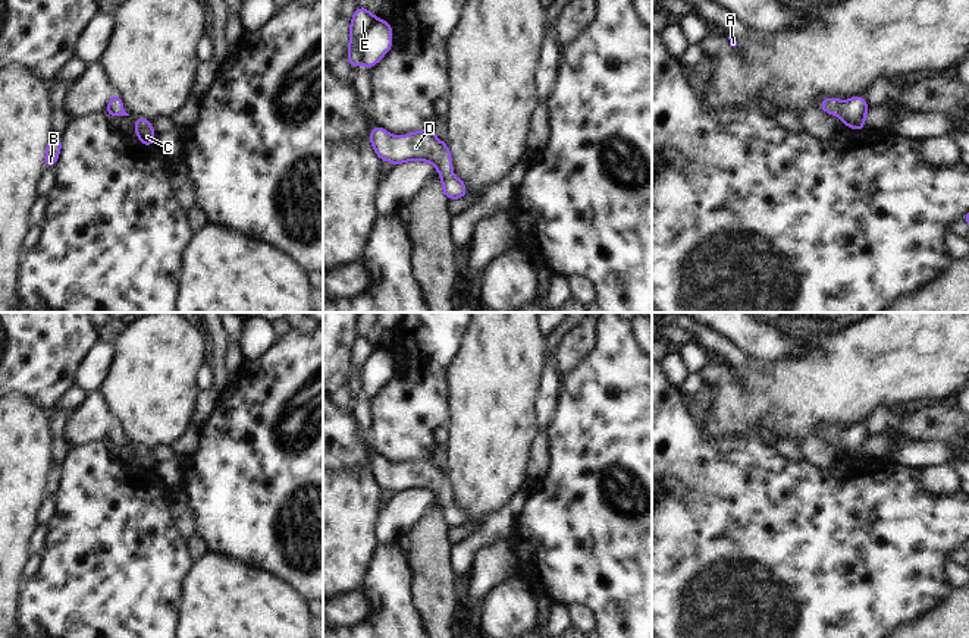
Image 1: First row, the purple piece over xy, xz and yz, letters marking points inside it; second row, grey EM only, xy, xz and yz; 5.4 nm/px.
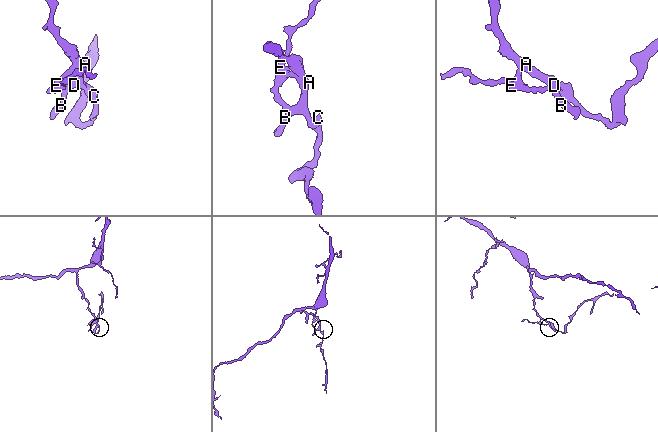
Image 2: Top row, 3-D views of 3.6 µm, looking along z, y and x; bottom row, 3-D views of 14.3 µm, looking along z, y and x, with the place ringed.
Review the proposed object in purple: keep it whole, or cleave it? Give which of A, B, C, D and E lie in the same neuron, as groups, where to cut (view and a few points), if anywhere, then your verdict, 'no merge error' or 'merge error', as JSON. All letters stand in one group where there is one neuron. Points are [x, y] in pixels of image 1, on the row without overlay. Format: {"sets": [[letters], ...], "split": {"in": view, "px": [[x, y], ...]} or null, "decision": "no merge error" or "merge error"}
{"sets": [["A", "B", "C", "D", "E"]], "split": null, "decision": "no merge error"}

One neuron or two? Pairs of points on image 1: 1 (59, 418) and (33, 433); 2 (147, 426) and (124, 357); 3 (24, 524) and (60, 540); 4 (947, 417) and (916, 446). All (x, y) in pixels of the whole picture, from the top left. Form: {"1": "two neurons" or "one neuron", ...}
{"1": "two neurons", "2": "one neuron", "3": "two neurons", "4": "two neurons"}

